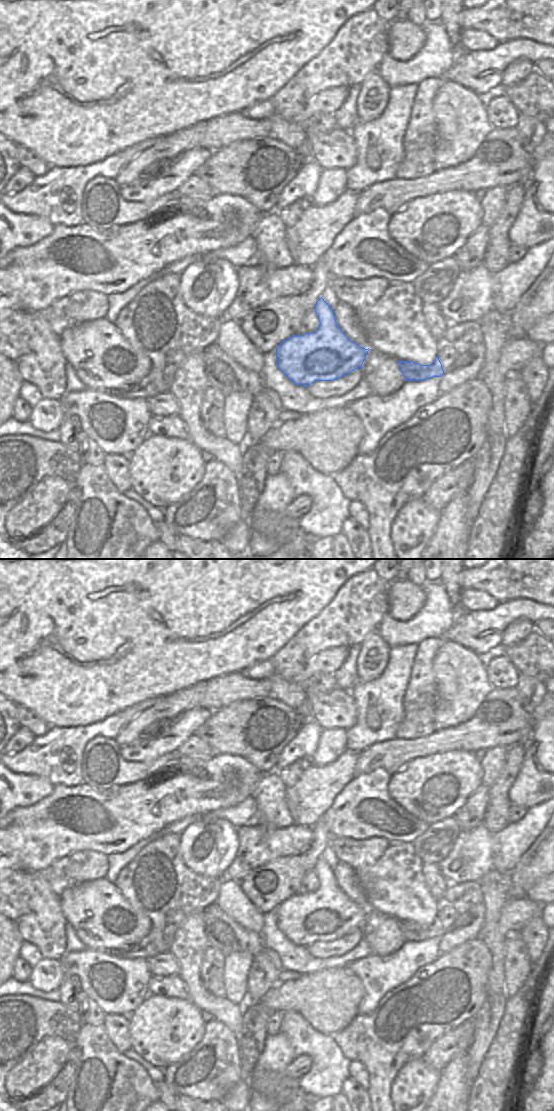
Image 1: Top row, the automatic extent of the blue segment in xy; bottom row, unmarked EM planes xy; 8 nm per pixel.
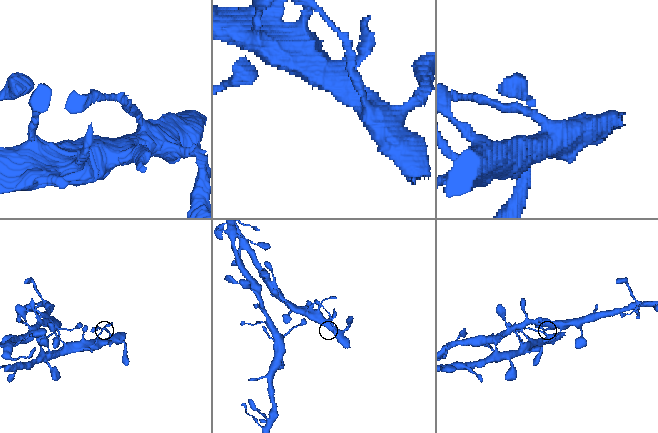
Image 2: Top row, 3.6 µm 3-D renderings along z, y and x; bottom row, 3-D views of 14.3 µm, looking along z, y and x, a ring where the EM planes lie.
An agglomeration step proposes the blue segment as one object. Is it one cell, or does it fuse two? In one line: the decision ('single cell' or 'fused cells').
single cell

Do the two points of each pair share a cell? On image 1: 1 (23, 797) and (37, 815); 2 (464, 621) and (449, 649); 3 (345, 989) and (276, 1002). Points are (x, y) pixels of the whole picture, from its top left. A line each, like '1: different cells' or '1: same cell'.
1: different cells
2: different cells
3: same cell

